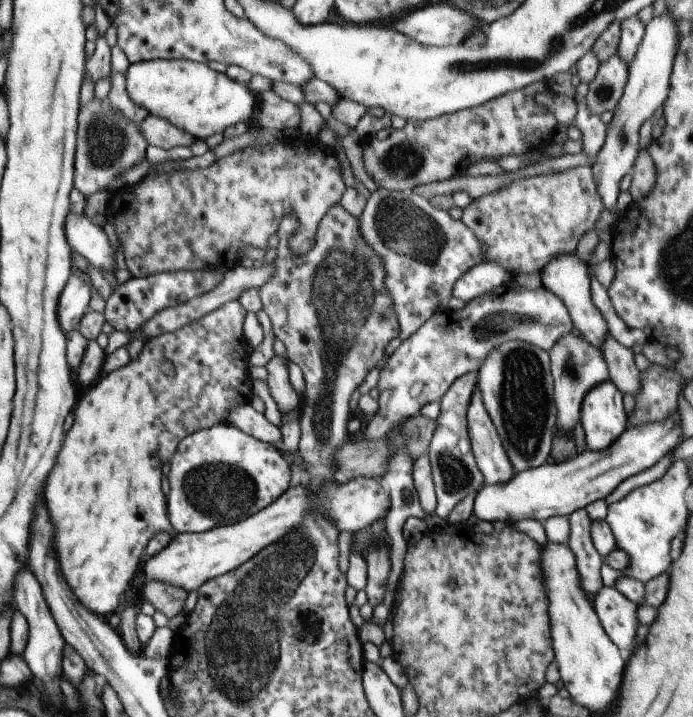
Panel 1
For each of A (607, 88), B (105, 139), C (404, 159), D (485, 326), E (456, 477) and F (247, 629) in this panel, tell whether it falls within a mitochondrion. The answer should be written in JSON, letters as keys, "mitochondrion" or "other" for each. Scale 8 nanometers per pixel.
{"A":"mitochondrion","B":"mitochondrion","C":"mitochondrion","D":"mitochondrion","E":"mitochondrion","F":"mitochondrion"}

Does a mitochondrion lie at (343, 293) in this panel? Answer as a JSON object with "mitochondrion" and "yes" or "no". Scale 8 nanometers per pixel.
{"mitochondrion":"yes"}

